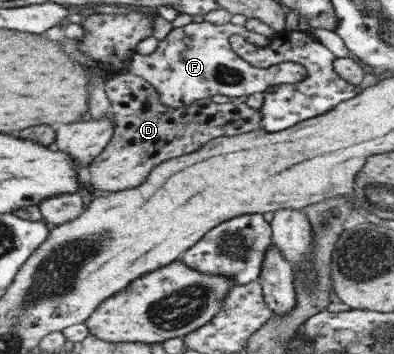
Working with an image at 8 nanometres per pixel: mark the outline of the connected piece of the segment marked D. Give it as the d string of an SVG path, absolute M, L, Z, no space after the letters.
M131 71L120 75L113 76L105 82L105 91L112 105L109 113L115 122L115 132L108 147L96 158L95 161L86 169L86 181L89 182L88 187L101 192L117 193L121 190L137 188L144 184L152 170L166 160L176 159L177 157L191 154L199 151L201 147L209 143L213 139L223 136L237 136L239 134L247 134L251 131L257 131L263 128L263 112L261 109L253 109L247 106L245 102L230 100L227 103L218 104L211 100L197 100L197 104L193 102L191 106L183 106L183 108L169 108L163 104L161 94L157 92L157 88L151 84L145 77L137 76Z

